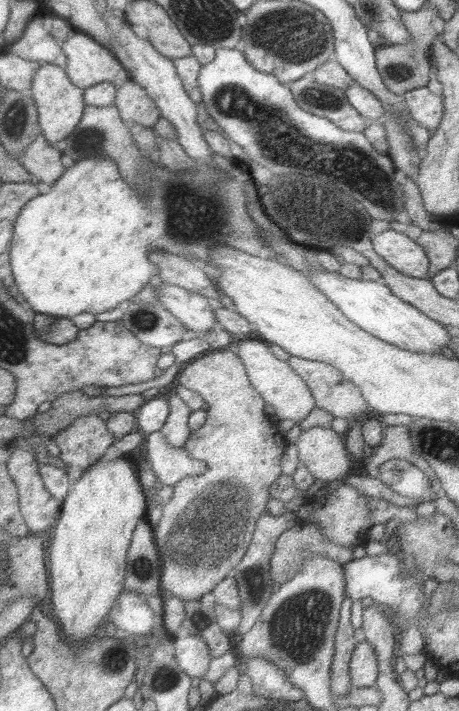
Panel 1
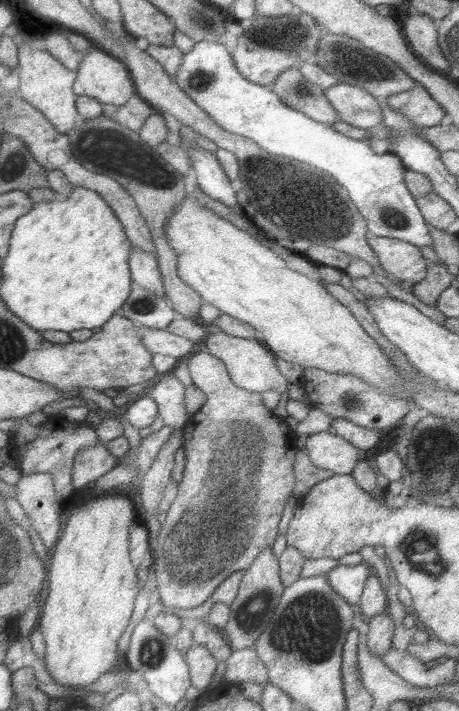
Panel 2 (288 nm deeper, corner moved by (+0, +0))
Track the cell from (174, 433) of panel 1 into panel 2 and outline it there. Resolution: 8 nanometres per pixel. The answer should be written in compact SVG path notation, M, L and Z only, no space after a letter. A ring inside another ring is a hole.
M173 374L157 376L157 382L151 388L147 388L145 394L155 400L165 428L183 428L187 424L189 418L183 402L185 386Z

